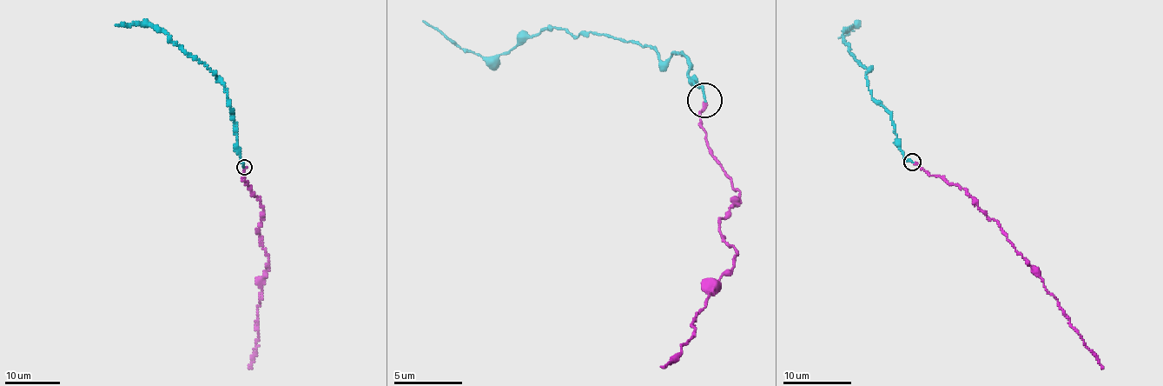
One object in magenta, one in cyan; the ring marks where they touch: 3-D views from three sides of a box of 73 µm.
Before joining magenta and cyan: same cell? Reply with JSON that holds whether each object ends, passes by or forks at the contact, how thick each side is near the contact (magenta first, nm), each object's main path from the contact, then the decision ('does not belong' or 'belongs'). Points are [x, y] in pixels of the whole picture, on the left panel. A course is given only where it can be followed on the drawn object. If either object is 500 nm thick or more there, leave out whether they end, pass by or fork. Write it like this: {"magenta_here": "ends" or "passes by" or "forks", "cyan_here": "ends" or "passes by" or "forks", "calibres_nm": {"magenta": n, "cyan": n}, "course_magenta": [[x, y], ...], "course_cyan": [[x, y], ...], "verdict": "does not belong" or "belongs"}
{"magenta_here": "ends", "cyan_here": "ends", "calibres_nm": {"magenta": 240, "cyan": 160}, "course_magenta": [[244, 168], [244, 180], [264, 209], [258, 229], [268, 268], [263, 277], [258, 308], [255, 354], [247, 369]], "course_cyan": [[244, 167], [238, 153], [236, 123], [227, 94], [212, 70], [188, 56], [162, 30], [148, 24], [116, 24]], "verdict": "belongs"}

